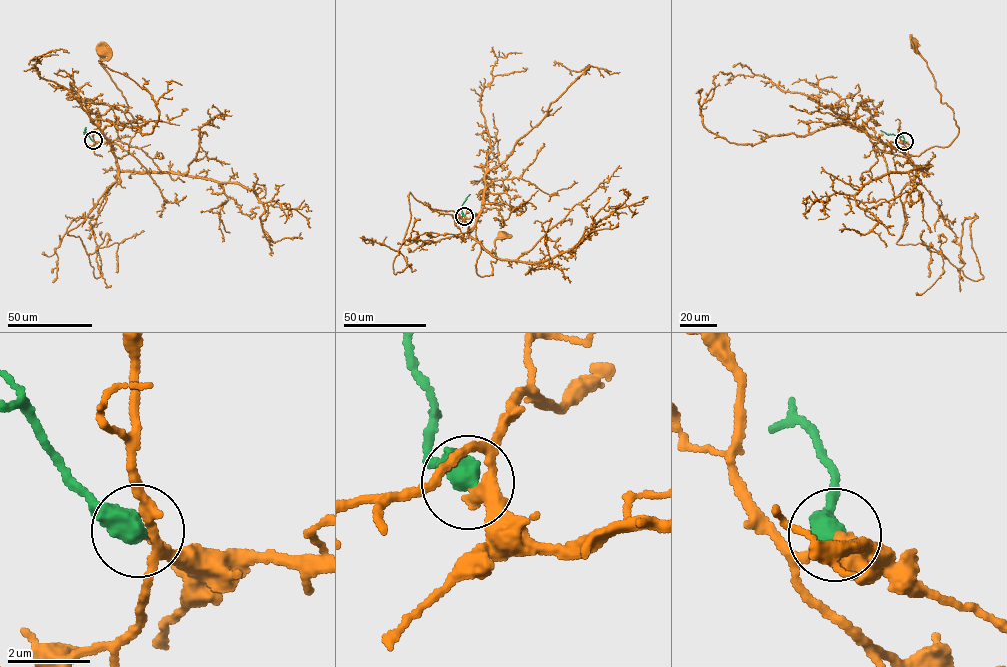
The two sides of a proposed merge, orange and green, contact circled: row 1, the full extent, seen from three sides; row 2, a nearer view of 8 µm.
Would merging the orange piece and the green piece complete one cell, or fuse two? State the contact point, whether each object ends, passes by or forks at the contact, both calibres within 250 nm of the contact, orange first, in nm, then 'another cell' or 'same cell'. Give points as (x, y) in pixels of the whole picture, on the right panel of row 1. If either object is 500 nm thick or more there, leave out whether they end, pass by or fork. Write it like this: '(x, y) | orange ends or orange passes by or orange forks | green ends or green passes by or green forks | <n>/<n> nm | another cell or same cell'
(904, 141) | 180/550 nm | same cell

